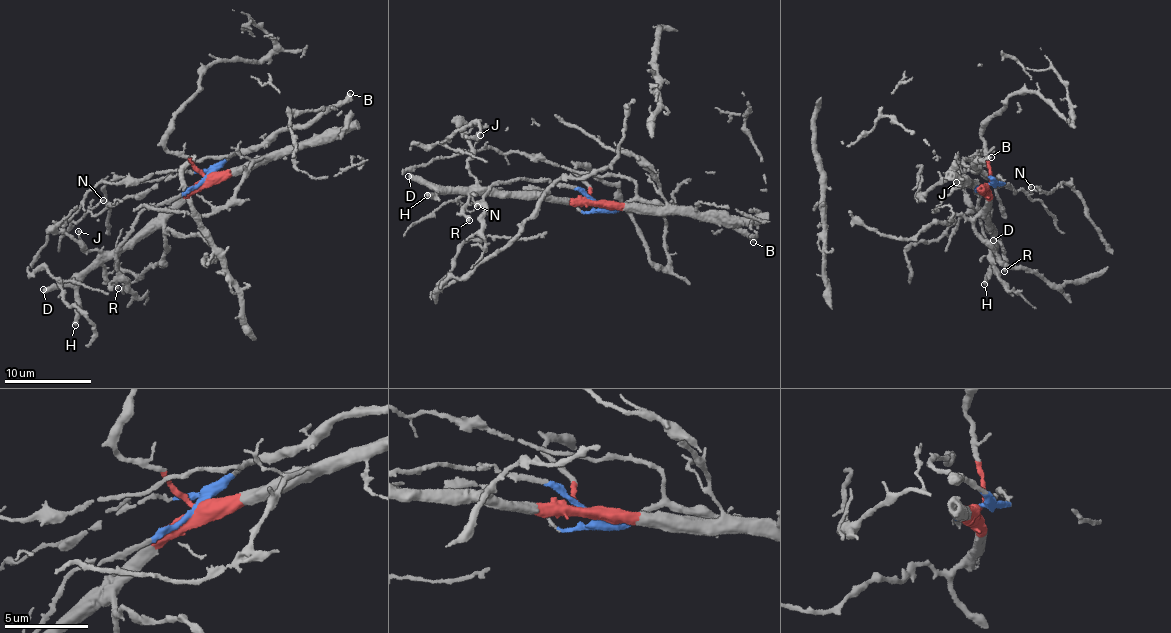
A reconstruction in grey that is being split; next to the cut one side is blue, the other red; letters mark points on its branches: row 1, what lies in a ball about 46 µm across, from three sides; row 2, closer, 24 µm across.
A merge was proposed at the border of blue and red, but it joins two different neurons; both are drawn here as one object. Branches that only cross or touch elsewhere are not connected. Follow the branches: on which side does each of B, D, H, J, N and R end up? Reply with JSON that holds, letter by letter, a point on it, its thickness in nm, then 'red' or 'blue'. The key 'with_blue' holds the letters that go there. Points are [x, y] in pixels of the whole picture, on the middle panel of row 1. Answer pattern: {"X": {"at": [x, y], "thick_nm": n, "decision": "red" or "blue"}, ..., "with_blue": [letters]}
{"B": {"at": [753, 242], "thick_nm": 360, "decision": "blue"}, "D": {"at": [408, 176], "thick_nm": 440, "decision": "red"}, "H": {"at": [427, 195], "thick_nm": 360, "decision": "red"}, "J": {"at": [480, 135], "thick_nm": 150, "decision": "red"}, "N": {"at": [477, 206], "thick_nm": 120, "decision": "blue"}, "R": {"at": [469, 220], "thick_nm": 320, "decision": "red"}, "with_blue": ["B", "N"]}

